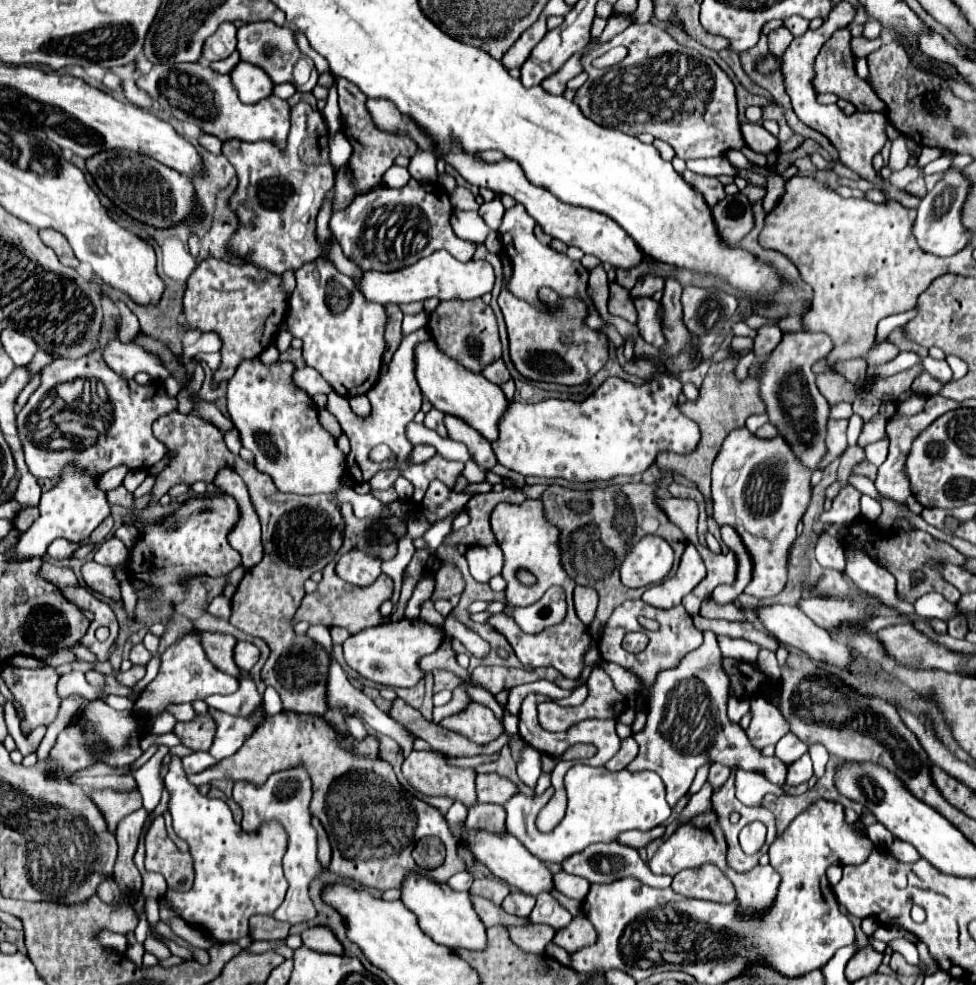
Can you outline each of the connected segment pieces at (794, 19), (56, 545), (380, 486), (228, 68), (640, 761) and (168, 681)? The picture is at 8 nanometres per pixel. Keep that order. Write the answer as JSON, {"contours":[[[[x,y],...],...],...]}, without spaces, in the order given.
{"contours":[[[[792,15],[790,19],[784,21],[784,27],[790,29],[792,35],[800,35],[800,33],[804,33],[804,31],[808,29],[808,25],[810,25],[810,21],[804,19],[804,17],[798,17],[798,15]]],[[[56,539],[56,541],[50,543],[46,555],[50,555],[52,559],[66,559],[66,557],[72,555],[74,549],[76,549],[74,543],[70,543],[70,541],[66,541],[66,539]]],[[[386,469],[386,471],[376,473],[368,483],[370,483],[370,489],[372,491],[384,491],[384,489],[390,489],[396,479],[398,479],[398,471]]],[[[232,53],[230,57],[226,57],[226,59],[222,59],[222,61],[210,63],[210,67],[212,67],[214,71],[218,71],[218,73],[228,75],[228,73],[232,73],[232,69],[234,69],[238,63],[240,63],[240,55],[238,55],[238,53]]],[[[706,631],[704,633],[704,643],[688,653],[680,663],[678,667],[672,667],[672,669],[664,669],[656,675],[656,681],[650,685],[648,693],[650,693],[650,713],[648,713],[648,721],[646,721],[646,727],[642,731],[638,731],[634,735],[640,751],[638,751],[638,757],[626,767],[628,771],[644,771],[644,769],[650,769],[650,771],[656,771],[664,785],[666,785],[666,799],[668,803],[674,807],[690,789],[692,781],[694,781],[694,775],[698,771],[698,767],[702,767],[704,763],[708,761],[714,761],[714,763],[722,763],[722,765],[728,765],[728,767],[738,767],[738,769],[746,769],[746,771],[756,771],[756,769],[762,769],[766,773],[766,779],[772,781],[774,785],[778,787],[784,787],[786,785],[786,765],[776,759],[776,757],[764,757],[758,749],[754,749],[746,737],[746,733],[740,729],[740,725],[736,723],[730,723],[728,717],[726,717],[726,703],[728,703],[728,679],[726,679],[726,673],[722,671],[722,663],[720,663],[720,649],[718,649],[718,641],[716,641],[716,635]]],[[[186,633],[180,641],[172,643],[162,653],[162,665],[156,679],[146,687],[142,697],[136,701],[134,711],[146,717],[154,717],[166,709],[170,703],[190,703],[194,699],[206,699],[208,695],[230,695],[238,689],[238,679],[216,669],[202,649],[200,637],[196,633]]]]}

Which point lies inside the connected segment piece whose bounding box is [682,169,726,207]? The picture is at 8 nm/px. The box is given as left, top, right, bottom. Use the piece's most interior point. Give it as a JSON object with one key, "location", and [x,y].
{"location":[712,190]}

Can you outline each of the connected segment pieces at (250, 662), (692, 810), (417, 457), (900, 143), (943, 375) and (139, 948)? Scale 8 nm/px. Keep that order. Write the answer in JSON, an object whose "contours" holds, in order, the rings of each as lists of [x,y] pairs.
{"contours":[[[[240,641],[234,649],[234,659],[236,659],[238,667],[244,671],[250,671],[256,665],[258,657],[260,657],[258,647],[254,643],[248,643],[248,641]]],[[[706,781],[699,792],[694,794],[688,805],[683,809],[680,814],[680,818],[683,820],[680,825],[684,822],[687,823],[696,815],[711,809],[711,796],[713,792],[710,784]]],[[[414,445],[414,451],[412,451],[412,455],[410,455],[410,461],[414,461],[414,463],[422,463],[422,461],[428,461],[432,455],[434,455],[436,451],[434,451],[434,447],[432,445]]],[[[904,137],[894,139],[894,141],[892,141],[892,151],[890,151],[890,163],[888,163],[890,169],[892,169],[892,171],[904,169],[904,167],[908,165],[908,159],[910,159],[910,155],[908,155]]],[[[930,355],[922,361],[922,365],[924,365],[924,369],[932,375],[932,377],[936,377],[936,379],[940,379],[940,381],[944,381],[944,383],[948,383],[950,379],[952,379],[952,371],[950,371],[950,367],[948,367],[948,363],[944,361],[944,359],[932,359]]],[[[130,931],[130,933],[126,933],[126,939],[128,939],[128,946],[126,951],[126,957],[130,959],[132,962],[136,963],[136,965],[142,965],[142,958],[145,953],[145,949],[143,944],[140,944],[136,941],[136,937],[134,937],[134,931]]]]}

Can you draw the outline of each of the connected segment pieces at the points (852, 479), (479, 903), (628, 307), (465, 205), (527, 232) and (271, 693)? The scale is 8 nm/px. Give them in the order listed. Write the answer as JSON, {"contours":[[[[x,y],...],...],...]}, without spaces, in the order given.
{"contours":[[[[850,473],[850,477],[848,477],[848,483],[850,483],[852,487],[856,487],[856,489],[858,489],[860,493],[864,493],[864,495],[870,495],[870,497],[874,497],[874,499],[882,497],[882,495],[876,491],[876,487],[874,487],[874,481],[872,481],[872,479],[868,479],[866,475]]],[[[470,895],[472,899],[472,905],[480,917],[480,921],[490,927],[490,925],[518,925],[518,923],[530,923],[528,919],[522,919],[522,917],[516,917],[516,915],[510,915],[506,913],[502,907],[494,905],[490,899],[486,897],[480,897],[480,895]]],[[[613,281],[609,282],[609,292],[609,313],[618,315],[618,317],[624,317],[624,319],[628,319],[630,323],[636,323],[638,315],[636,315],[636,309],[634,309],[634,301],[630,301],[630,299],[632,299],[632,297],[630,297],[630,291]]],[[[456,187],[452,193],[450,193],[450,203],[454,205],[454,209],[464,209],[464,211],[470,211],[470,209],[478,209],[478,203],[474,199],[474,195],[466,189],[466,187]]],[[[518,203],[516,207],[508,209],[504,219],[502,219],[502,227],[500,227],[500,237],[502,237],[502,245],[506,255],[510,257],[512,263],[512,277],[506,283],[506,289],[510,293],[514,293],[520,299],[526,299],[530,303],[538,303],[538,289],[540,287],[550,287],[554,291],[558,291],[560,295],[566,297],[580,297],[586,299],[586,303],[590,299],[590,295],[586,293],[588,289],[588,271],[582,267],[580,261],[572,261],[568,255],[558,253],[554,249],[550,249],[548,245],[542,245],[536,235],[534,235],[534,225],[536,221],[526,213],[526,209]]],[[[266,689],[266,693],[264,693],[264,715],[266,715],[266,719],[270,719],[272,715],[276,715],[282,709],[280,703],[282,701],[278,699],[278,693],[274,689]]]]}

